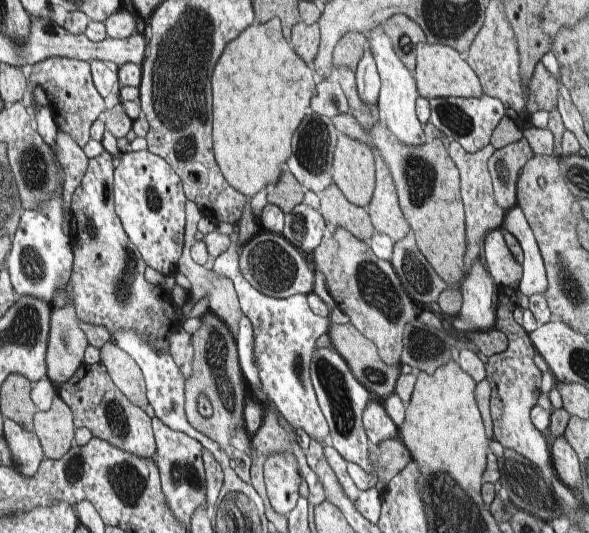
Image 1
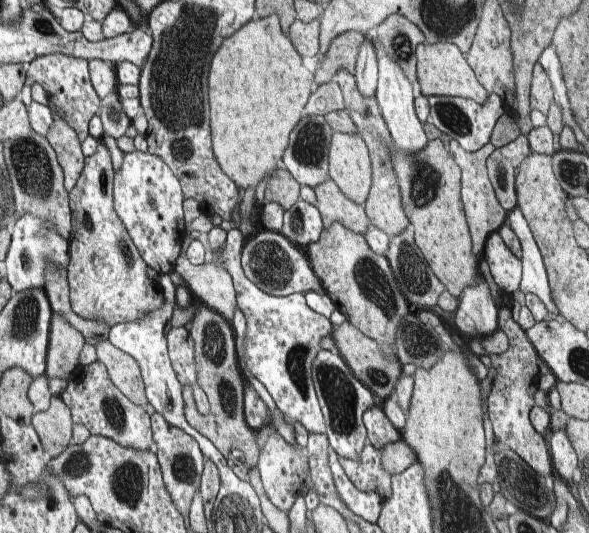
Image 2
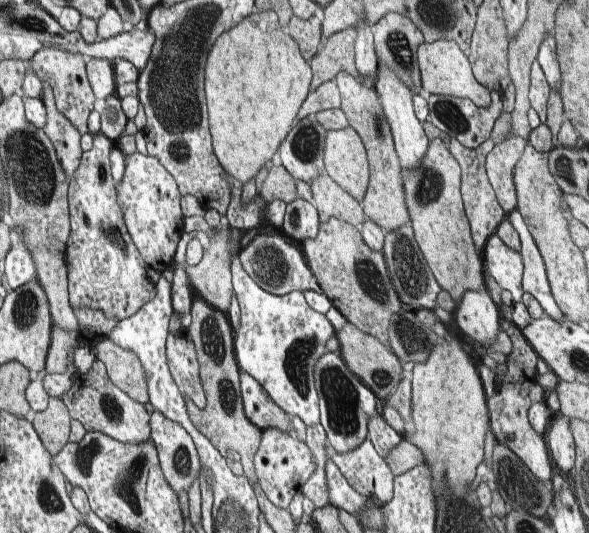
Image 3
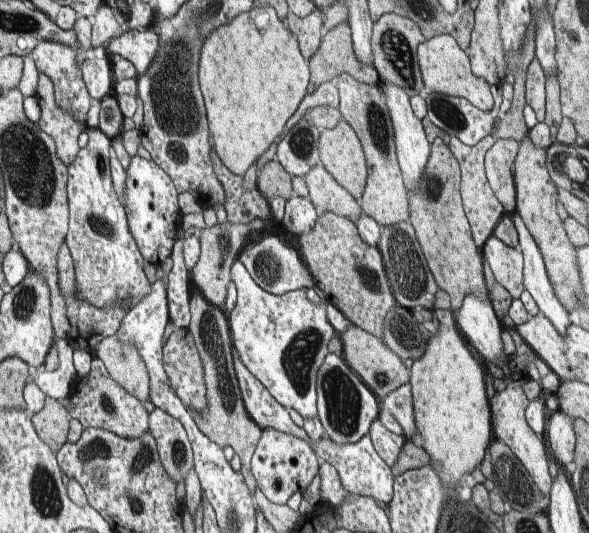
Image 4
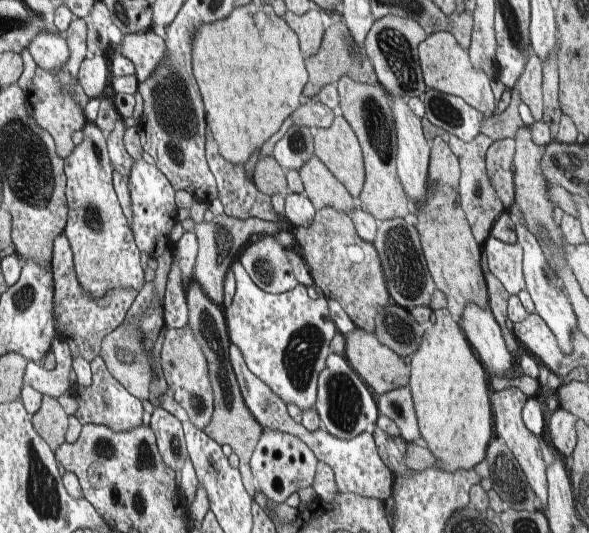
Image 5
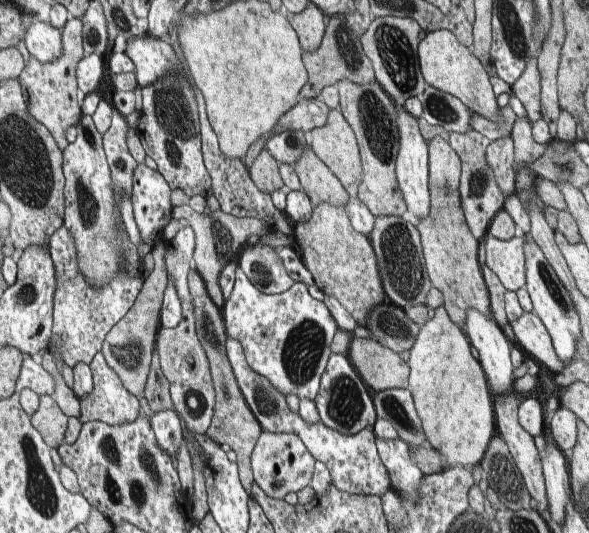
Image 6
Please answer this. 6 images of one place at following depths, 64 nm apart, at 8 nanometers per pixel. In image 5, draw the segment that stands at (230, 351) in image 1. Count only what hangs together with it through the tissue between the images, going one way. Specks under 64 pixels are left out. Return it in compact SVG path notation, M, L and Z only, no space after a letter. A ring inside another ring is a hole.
M193 278L187 285L187 288L186 298L187 308L189 309L190 328L194 332L194 338L196 338L198 346L200 346L200 350L202 350L206 357L208 378L210 379L214 395L212 418L202 430L212 440L215 440L218 445L229 444L233 452L239 456L239 471L241 472L243 484L248 494L254 497L258 488L249 462L263 429L246 406L245 400L242 400L241 388L238 388L239 382L236 382L237 375L235 372L232 372L233 366L230 366L228 350L226 350L228 348L228 334L226 334L227 320L224 320L224 314L220 312L218 305L211 301L209 296L206 296L206 293L202 290L202 285L198 284Z

